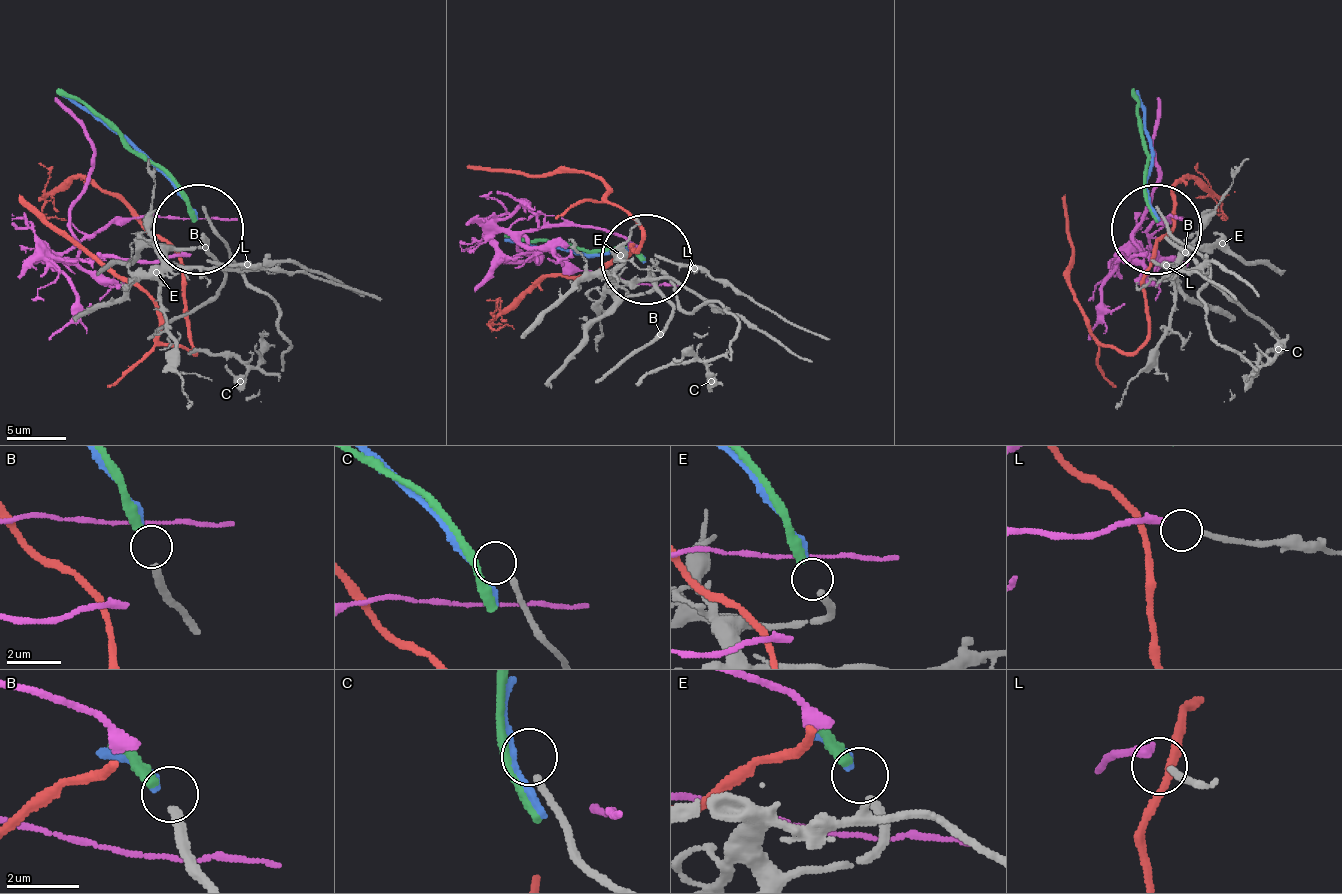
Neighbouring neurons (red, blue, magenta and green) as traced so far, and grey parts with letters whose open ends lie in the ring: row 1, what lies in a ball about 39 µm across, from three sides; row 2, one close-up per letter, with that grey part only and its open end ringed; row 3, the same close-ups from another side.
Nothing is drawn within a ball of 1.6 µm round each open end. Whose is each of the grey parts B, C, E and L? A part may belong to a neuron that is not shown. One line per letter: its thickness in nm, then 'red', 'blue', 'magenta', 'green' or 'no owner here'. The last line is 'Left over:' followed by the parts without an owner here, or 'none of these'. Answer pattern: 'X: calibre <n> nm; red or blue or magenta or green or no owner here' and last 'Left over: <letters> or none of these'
B: calibre 260 nm; green
C: calibre 180 nm; no owner here
E: calibre 240 nm; blue
L: calibre 200 nm; magenta
Left over: C

